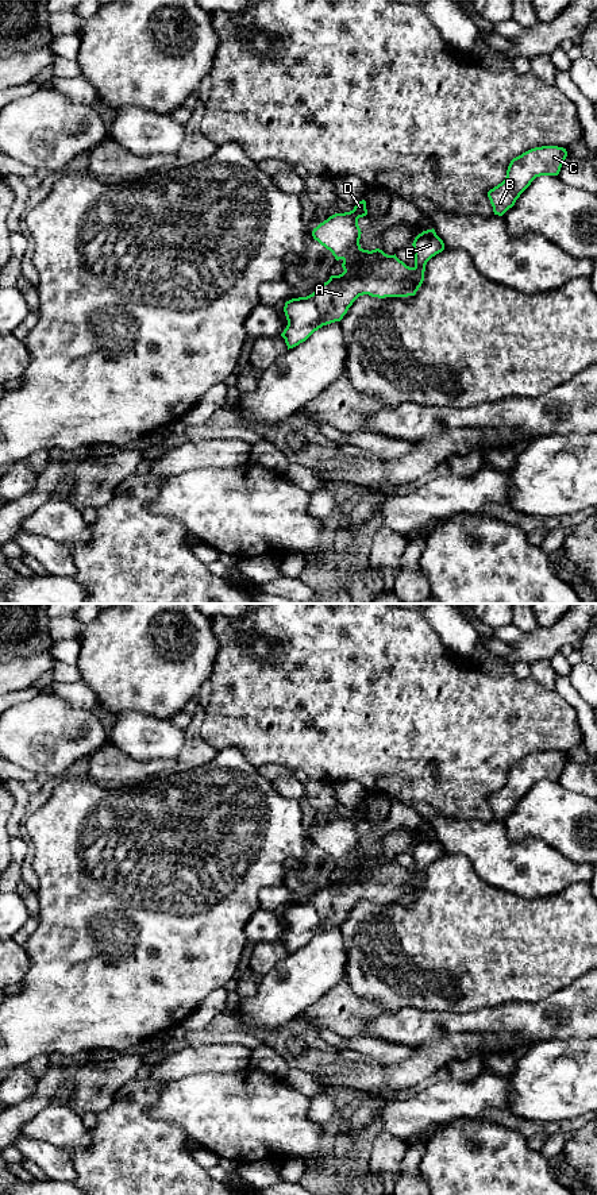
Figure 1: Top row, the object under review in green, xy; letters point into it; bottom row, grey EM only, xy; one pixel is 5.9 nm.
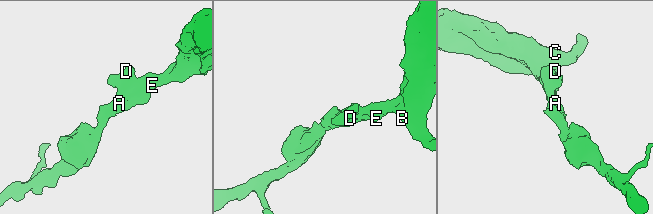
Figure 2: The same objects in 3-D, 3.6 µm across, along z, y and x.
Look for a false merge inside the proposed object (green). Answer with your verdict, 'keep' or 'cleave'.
keep

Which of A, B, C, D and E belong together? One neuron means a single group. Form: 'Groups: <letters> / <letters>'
Groups: A B C D E

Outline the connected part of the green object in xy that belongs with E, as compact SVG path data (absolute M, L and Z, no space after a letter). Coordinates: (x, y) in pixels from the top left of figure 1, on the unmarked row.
M362 805L355 809L353 816L335 818L313 833L313 844L330 855L336 866L343 866L342 872L344 876L339 880L331 880L312 899L285 907L284 917L288 930L281 941L285 944L288 955L305 947L323 930L340 926L359 901L369 899L378 903L415 901L424 886L427 867L444 855L444 848L434 833L423 836L415 843L412 848L415 859L413 872L407 871L396 859L388 860L380 853L363 855L359 849L362 837L358 824L366 820L366 806Z

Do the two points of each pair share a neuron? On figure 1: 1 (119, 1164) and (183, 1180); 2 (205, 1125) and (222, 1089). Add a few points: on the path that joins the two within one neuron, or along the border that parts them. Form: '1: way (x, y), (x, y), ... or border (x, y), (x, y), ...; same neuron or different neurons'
1: way (135, 1172), (143, 1180), (166, 1180); same neuron
2: way (215, 1116), (222, 1109), (222, 1098); same neuron

